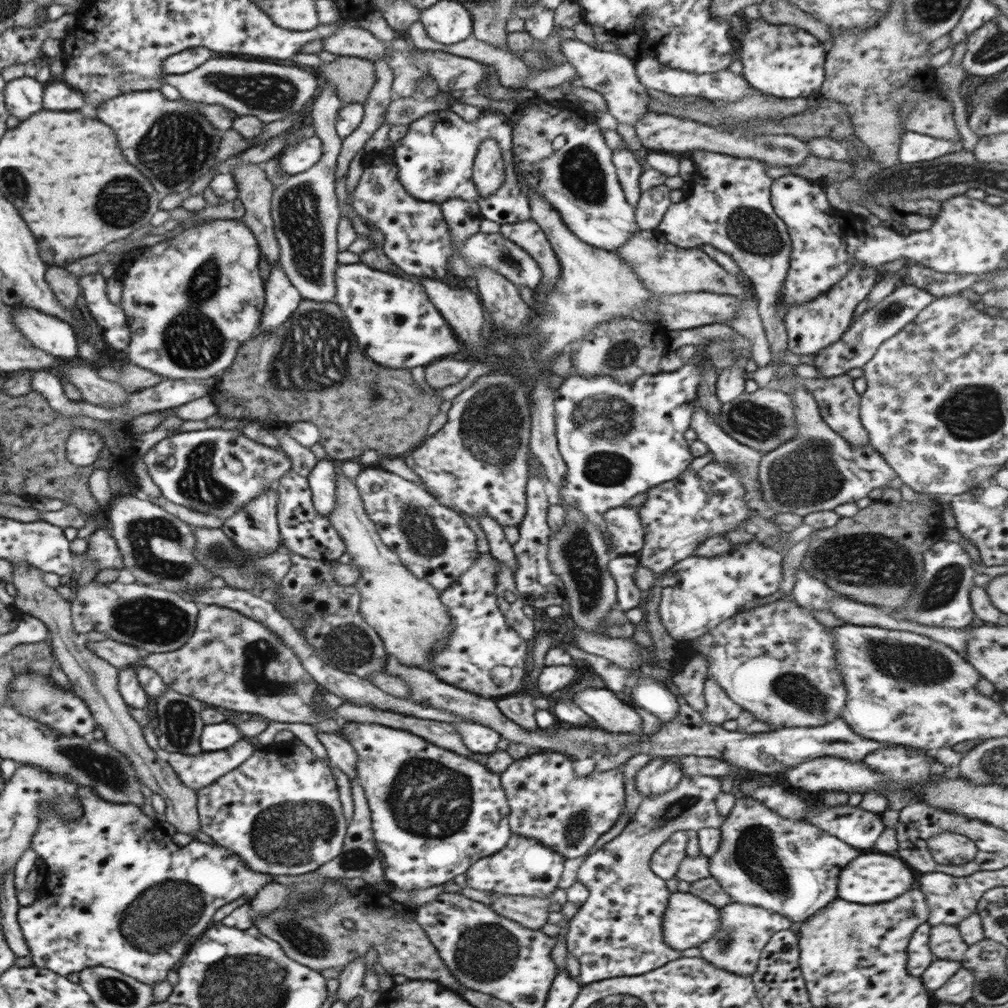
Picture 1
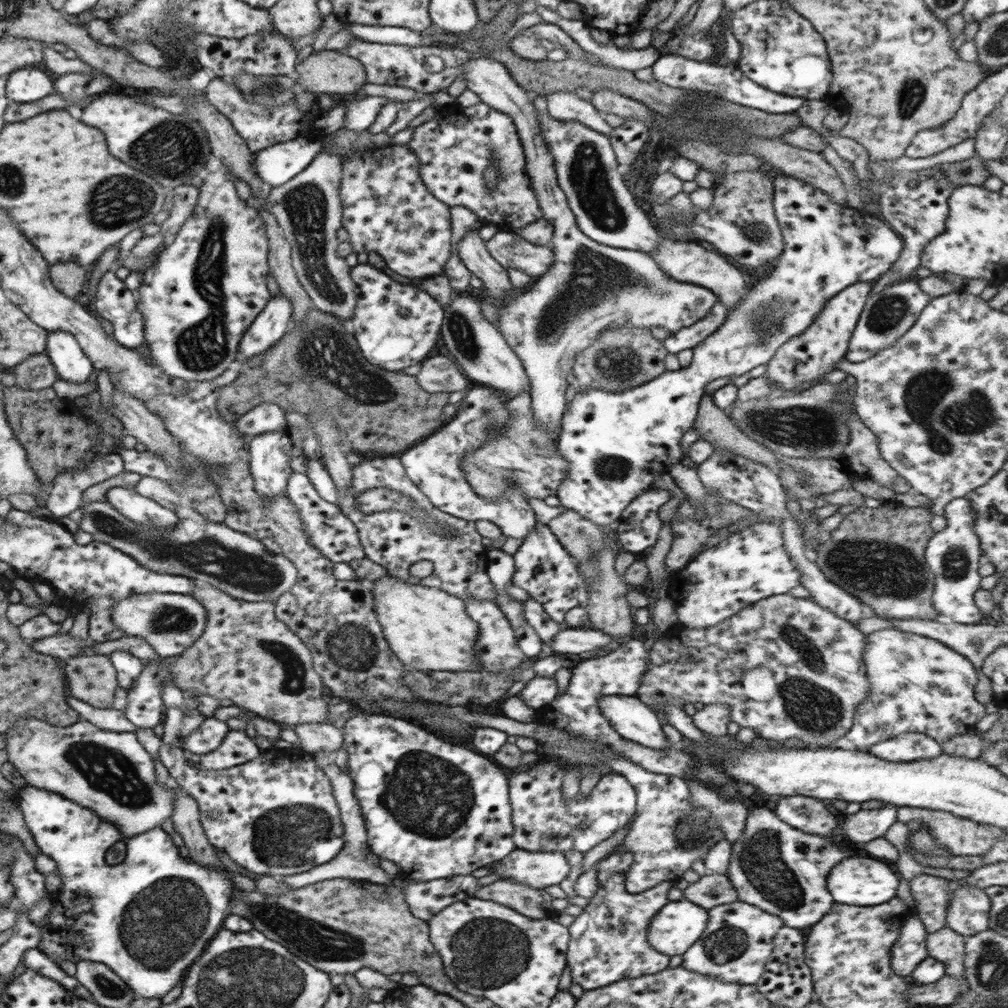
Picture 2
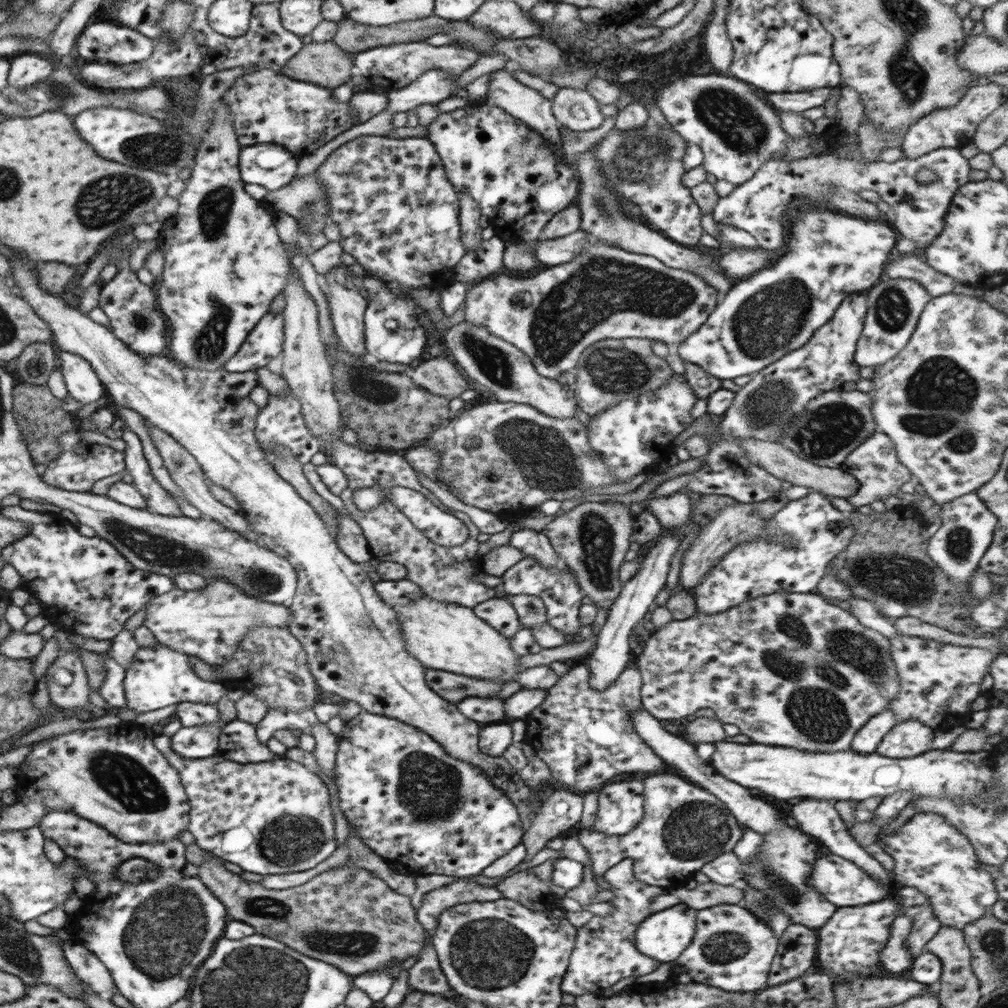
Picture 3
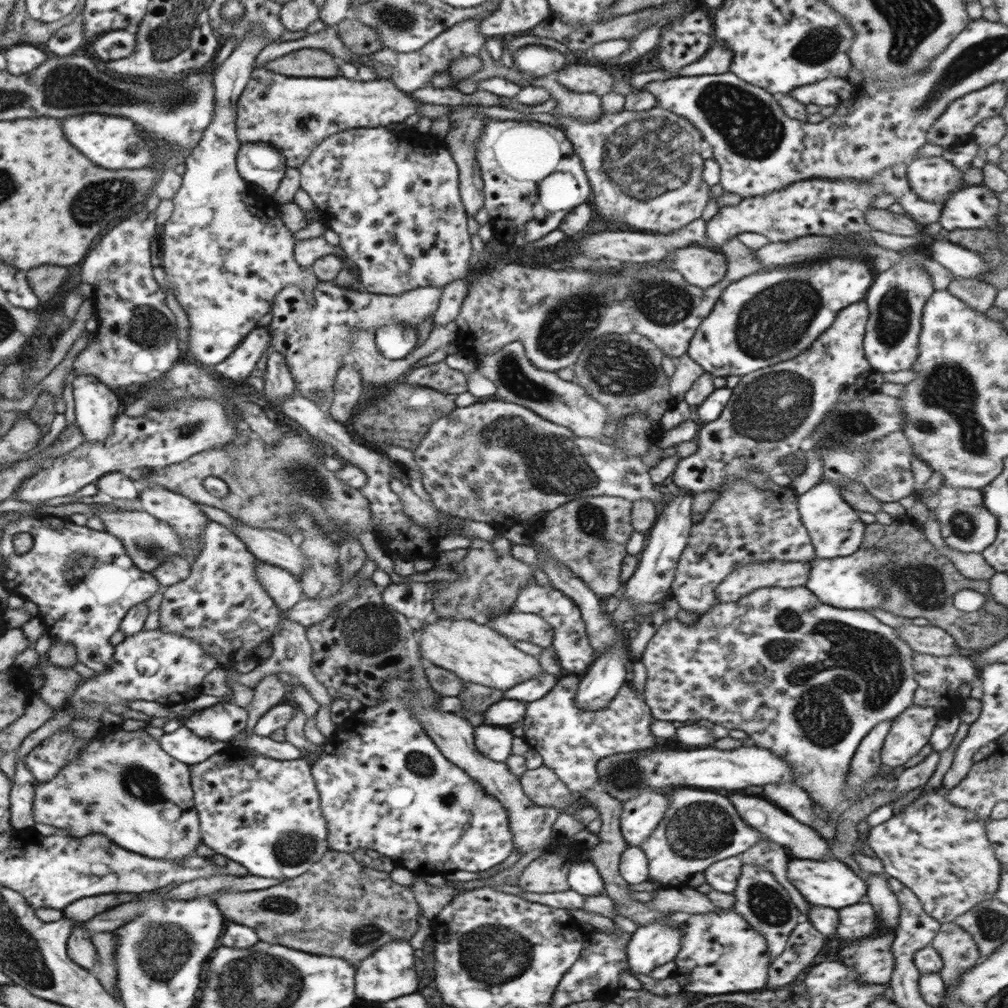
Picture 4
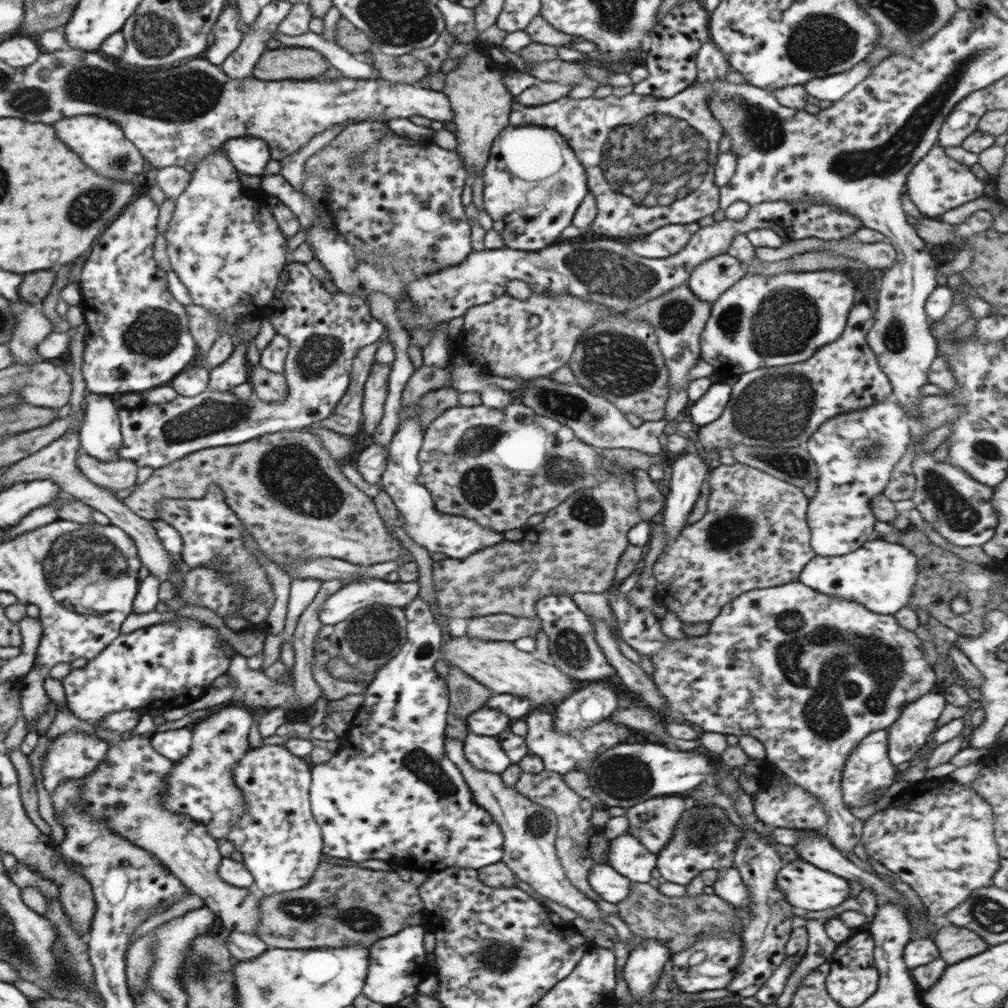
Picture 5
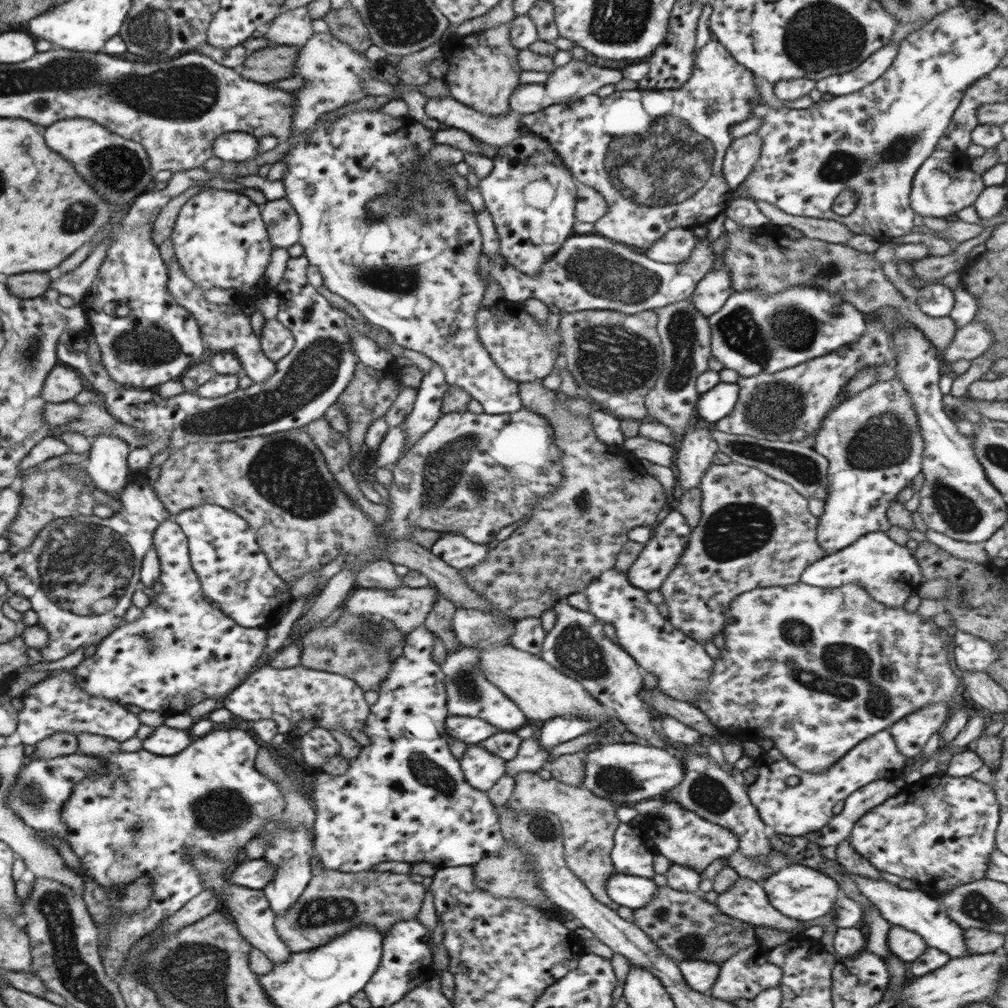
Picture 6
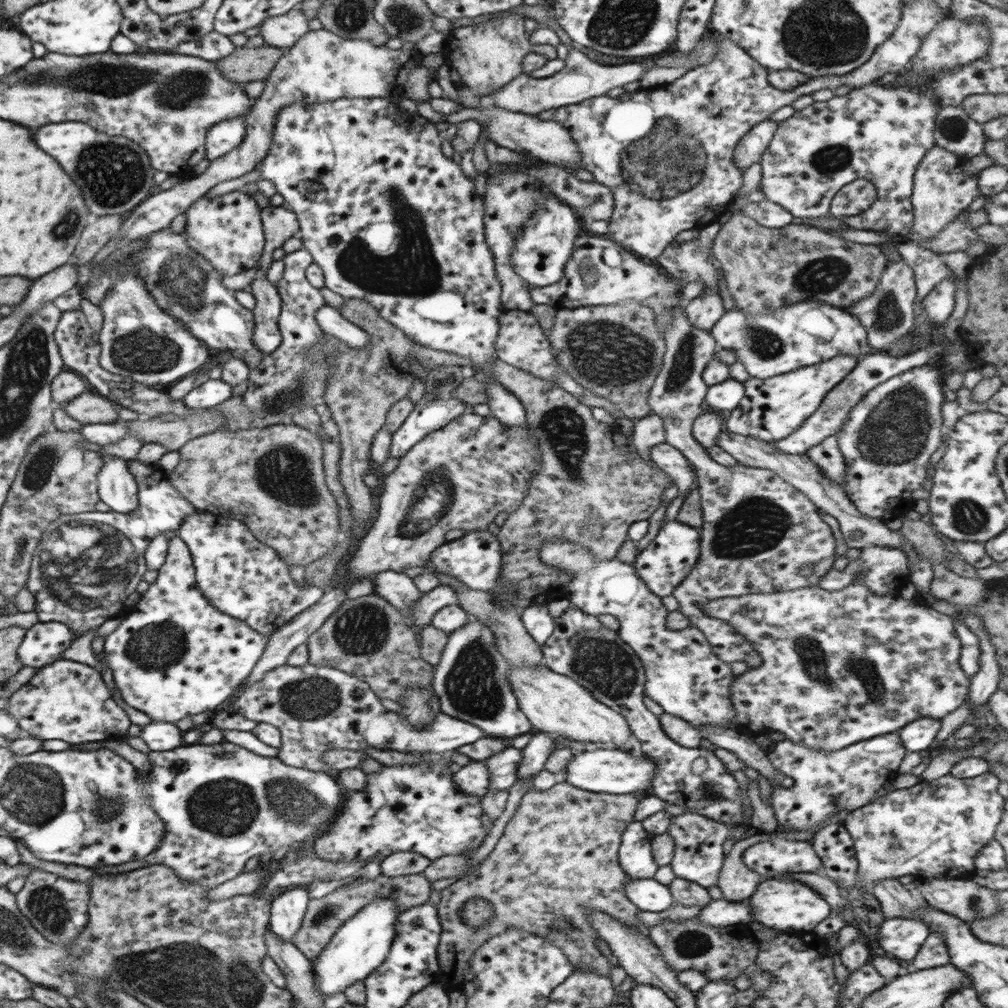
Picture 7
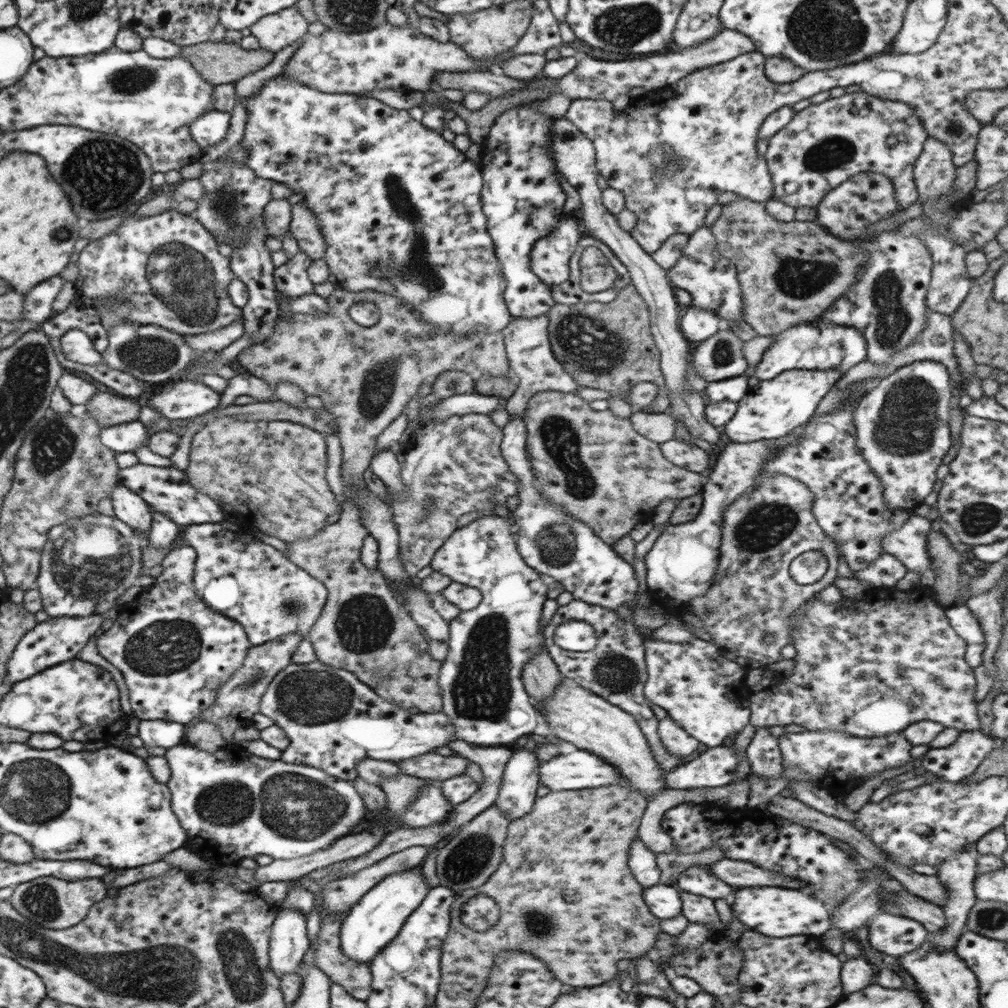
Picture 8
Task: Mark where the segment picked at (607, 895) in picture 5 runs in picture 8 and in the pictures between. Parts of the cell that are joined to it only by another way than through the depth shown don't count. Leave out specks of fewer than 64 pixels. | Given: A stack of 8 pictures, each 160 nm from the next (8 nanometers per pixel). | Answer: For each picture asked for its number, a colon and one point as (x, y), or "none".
6: (634, 892)
7: (648, 894)
8: (664, 901)

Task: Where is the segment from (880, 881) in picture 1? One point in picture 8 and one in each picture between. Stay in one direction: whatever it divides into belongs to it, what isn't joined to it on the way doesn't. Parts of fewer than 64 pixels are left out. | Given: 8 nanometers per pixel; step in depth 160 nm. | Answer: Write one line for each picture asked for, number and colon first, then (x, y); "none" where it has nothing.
2: (858, 881)
3: (843, 883)
4: (828, 882)
5: (807, 887)
6: (798, 892)
7: (788, 905)
8: (776, 912)

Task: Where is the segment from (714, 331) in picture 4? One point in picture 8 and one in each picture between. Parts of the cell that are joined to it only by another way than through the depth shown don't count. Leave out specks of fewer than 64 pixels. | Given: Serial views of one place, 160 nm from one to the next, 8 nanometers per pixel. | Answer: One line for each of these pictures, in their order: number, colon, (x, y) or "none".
5: (759, 322)
6: (753, 333)
7: (804, 333)
8: (817, 344)

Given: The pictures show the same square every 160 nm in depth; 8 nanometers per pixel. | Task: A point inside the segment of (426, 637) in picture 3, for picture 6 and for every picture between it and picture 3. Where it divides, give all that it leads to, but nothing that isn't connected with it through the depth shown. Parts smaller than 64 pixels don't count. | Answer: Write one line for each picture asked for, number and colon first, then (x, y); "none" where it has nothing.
4: (475, 653)
5: (500, 666)
6: (543, 693)

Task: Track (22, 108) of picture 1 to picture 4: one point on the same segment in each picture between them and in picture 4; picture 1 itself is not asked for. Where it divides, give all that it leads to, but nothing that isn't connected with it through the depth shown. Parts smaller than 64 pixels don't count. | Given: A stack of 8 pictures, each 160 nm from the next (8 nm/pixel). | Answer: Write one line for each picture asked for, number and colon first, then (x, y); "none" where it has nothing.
2: (25, 85)
3: (26, 69)
4: (23, 58)

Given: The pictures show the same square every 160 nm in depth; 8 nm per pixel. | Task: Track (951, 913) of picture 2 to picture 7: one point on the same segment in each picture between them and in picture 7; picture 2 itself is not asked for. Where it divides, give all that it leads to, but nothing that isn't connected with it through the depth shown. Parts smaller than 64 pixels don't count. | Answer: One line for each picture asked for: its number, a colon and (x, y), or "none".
3: (931, 855)
4: (941, 852)
5: (938, 836)
6: (939, 831)
7: (934, 829)

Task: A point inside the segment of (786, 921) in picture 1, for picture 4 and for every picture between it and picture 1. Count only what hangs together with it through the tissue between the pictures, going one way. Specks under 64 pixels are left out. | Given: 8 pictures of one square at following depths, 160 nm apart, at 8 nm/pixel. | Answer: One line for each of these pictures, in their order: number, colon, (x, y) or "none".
2: (738, 939)
3: (732, 949)
4: (721, 953)

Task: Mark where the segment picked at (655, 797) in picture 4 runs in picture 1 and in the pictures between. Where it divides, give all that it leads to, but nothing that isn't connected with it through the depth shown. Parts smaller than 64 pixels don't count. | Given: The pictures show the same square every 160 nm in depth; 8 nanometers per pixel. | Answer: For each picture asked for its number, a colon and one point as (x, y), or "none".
1: (548, 801)
2: (542, 820)
3: (620, 804)

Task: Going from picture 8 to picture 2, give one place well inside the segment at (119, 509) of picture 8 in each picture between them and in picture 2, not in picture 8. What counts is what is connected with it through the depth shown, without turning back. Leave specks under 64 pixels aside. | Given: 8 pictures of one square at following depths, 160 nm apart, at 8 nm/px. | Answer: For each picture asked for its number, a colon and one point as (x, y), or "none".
2: (70, 362)
3: (83, 384)
4: (96, 405)
5: (100, 436)
6: (107, 466)
7: (116, 487)

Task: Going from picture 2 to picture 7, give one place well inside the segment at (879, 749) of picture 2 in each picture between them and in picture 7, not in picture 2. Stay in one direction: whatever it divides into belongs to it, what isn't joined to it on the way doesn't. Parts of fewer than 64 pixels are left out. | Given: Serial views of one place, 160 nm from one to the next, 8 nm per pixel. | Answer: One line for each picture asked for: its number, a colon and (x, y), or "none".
3: (911, 738)
4: (909, 733)
5: (908, 734)
6: (911, 733)
7: (919, 735)

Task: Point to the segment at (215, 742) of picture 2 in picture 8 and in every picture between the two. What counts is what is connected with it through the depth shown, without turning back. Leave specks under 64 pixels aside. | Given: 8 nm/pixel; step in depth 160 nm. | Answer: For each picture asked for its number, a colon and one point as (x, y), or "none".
3: (197, 741)
4: (182, 745)
5: (174, 744)
6: (164, 741)
7: (159, 736)
8: (165, 734)

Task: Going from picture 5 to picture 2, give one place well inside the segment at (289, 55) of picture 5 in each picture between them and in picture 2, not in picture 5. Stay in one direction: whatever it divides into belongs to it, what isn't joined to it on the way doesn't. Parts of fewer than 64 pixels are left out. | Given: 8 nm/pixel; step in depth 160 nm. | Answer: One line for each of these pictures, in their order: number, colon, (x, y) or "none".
2: (329, 72)
3: (326, 64)
4: (308, 62)

